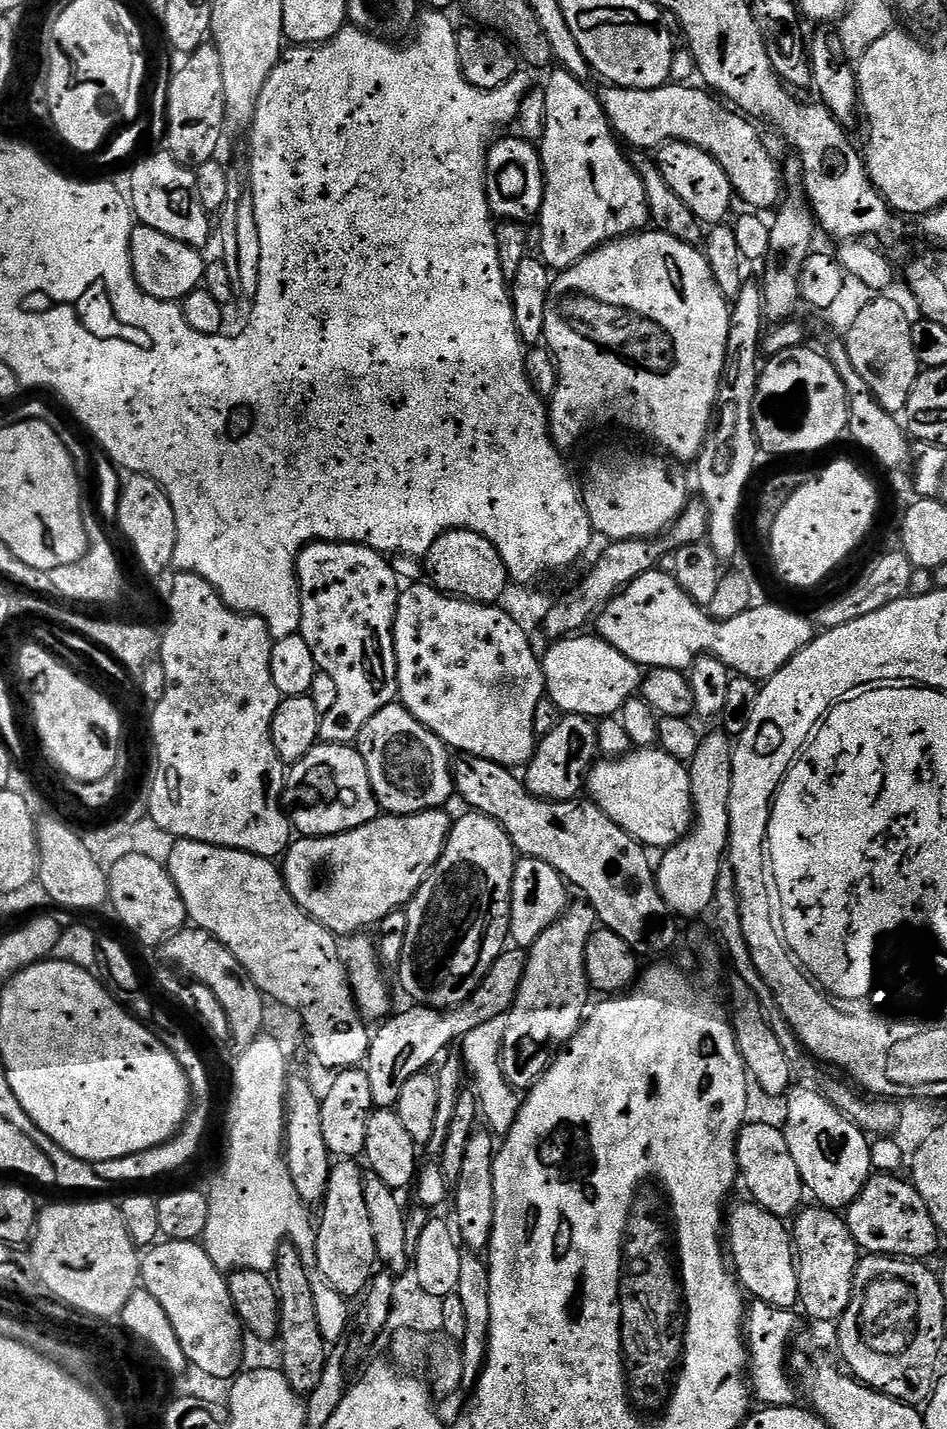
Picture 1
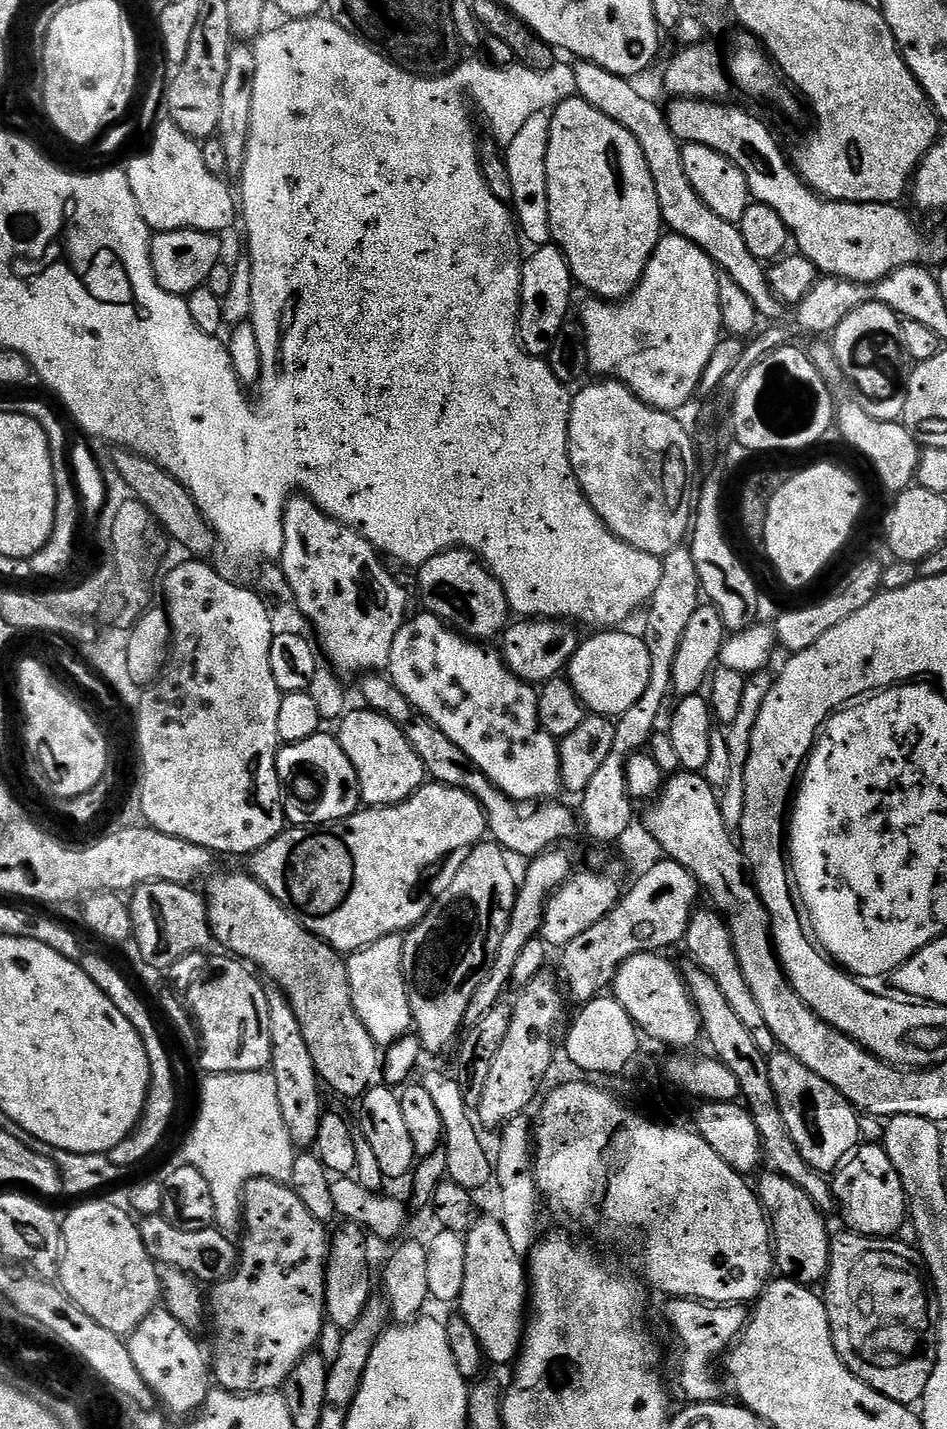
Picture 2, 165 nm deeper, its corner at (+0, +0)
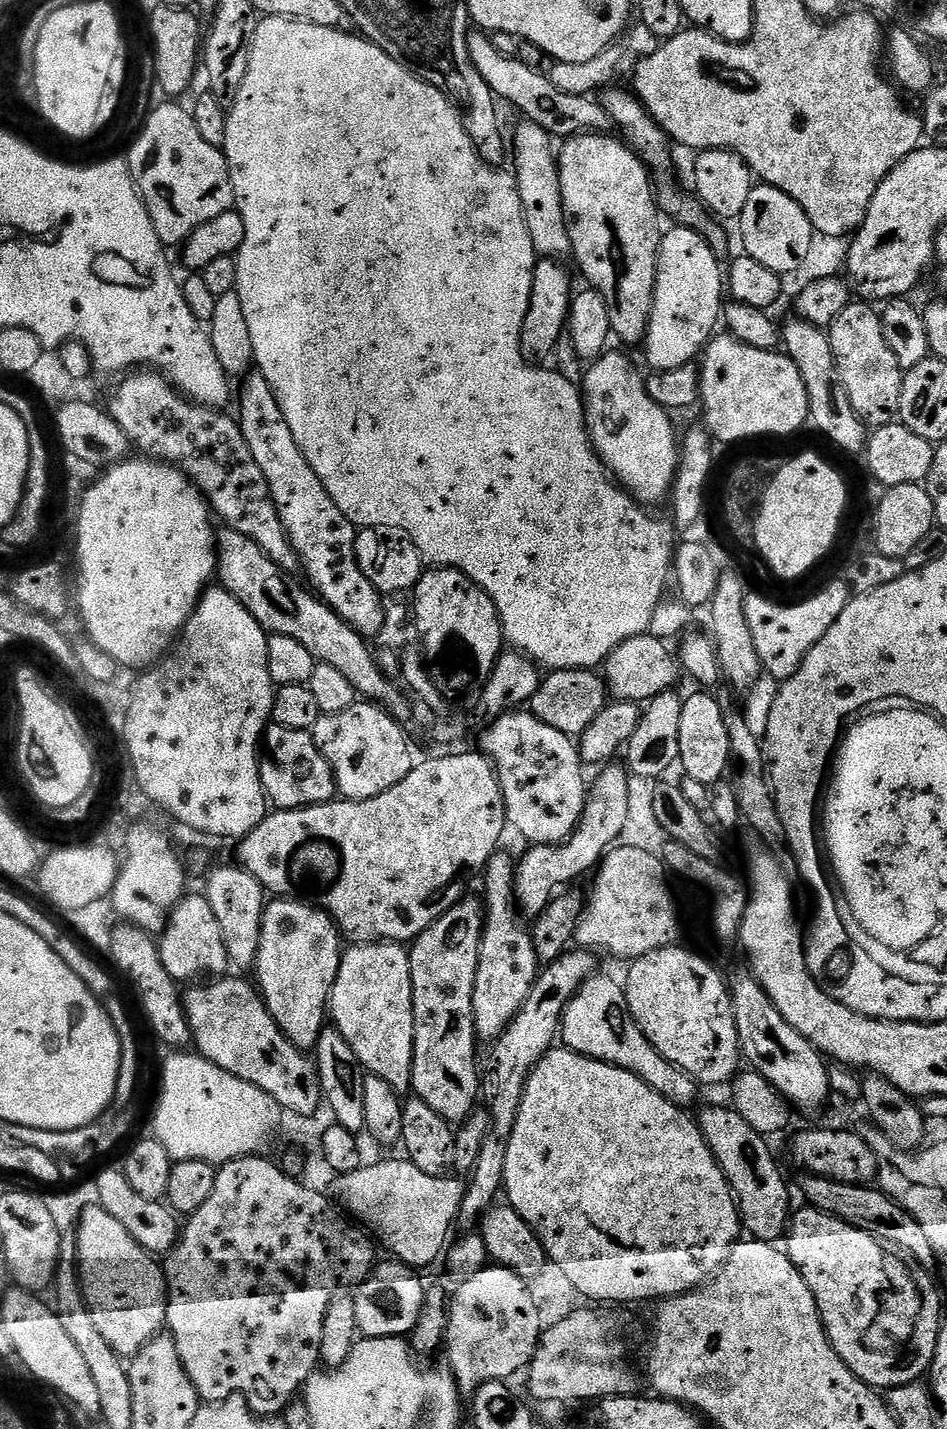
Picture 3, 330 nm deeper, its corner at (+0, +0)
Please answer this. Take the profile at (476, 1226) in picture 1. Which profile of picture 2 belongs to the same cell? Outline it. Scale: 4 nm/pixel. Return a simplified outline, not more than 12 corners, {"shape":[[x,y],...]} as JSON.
{"shape":[[502,1220],[464,1236],[458,1312],[491,1363],[524,1342],[530,1284]]}

